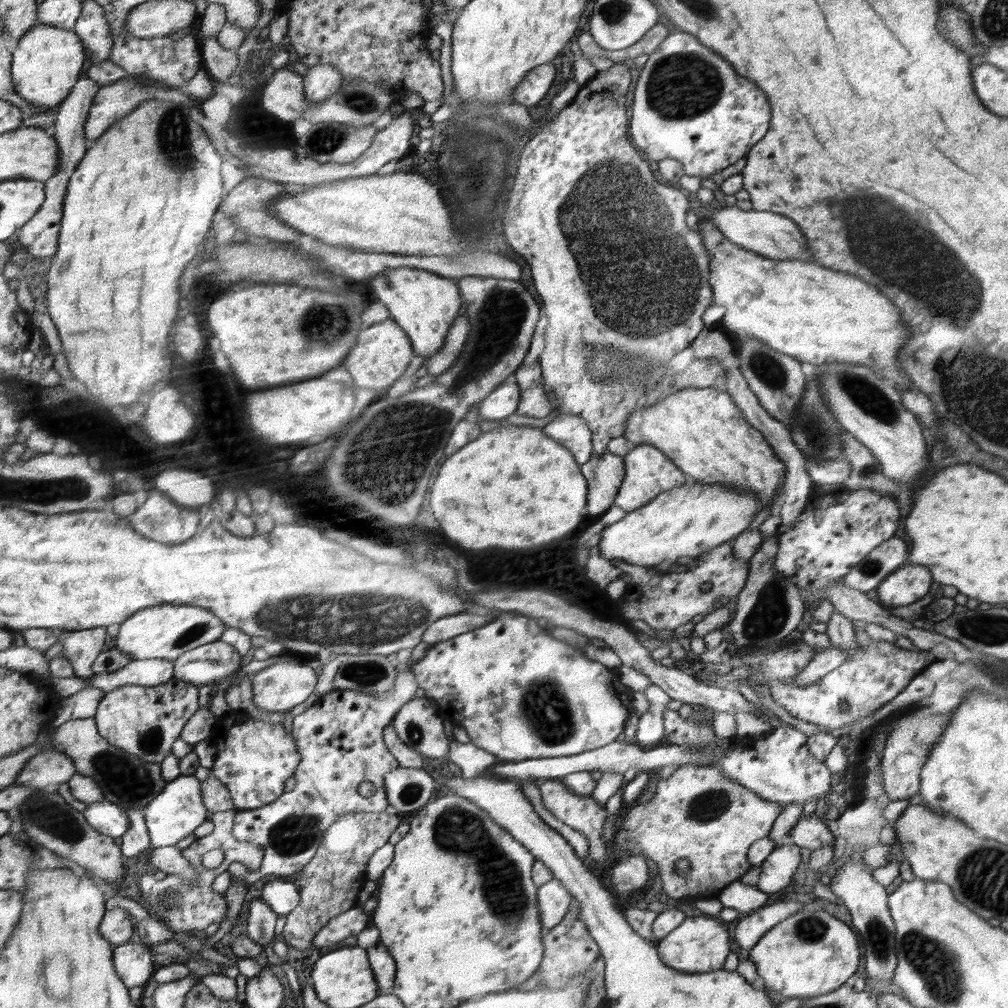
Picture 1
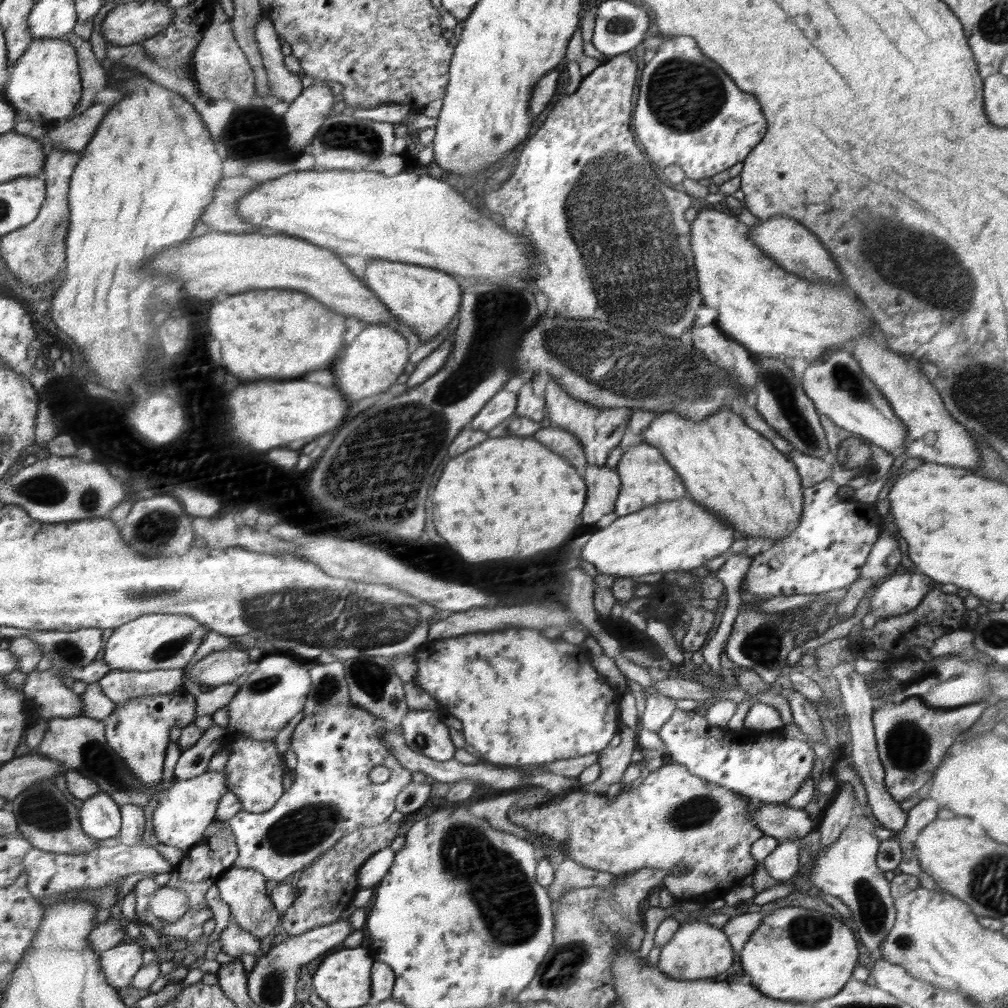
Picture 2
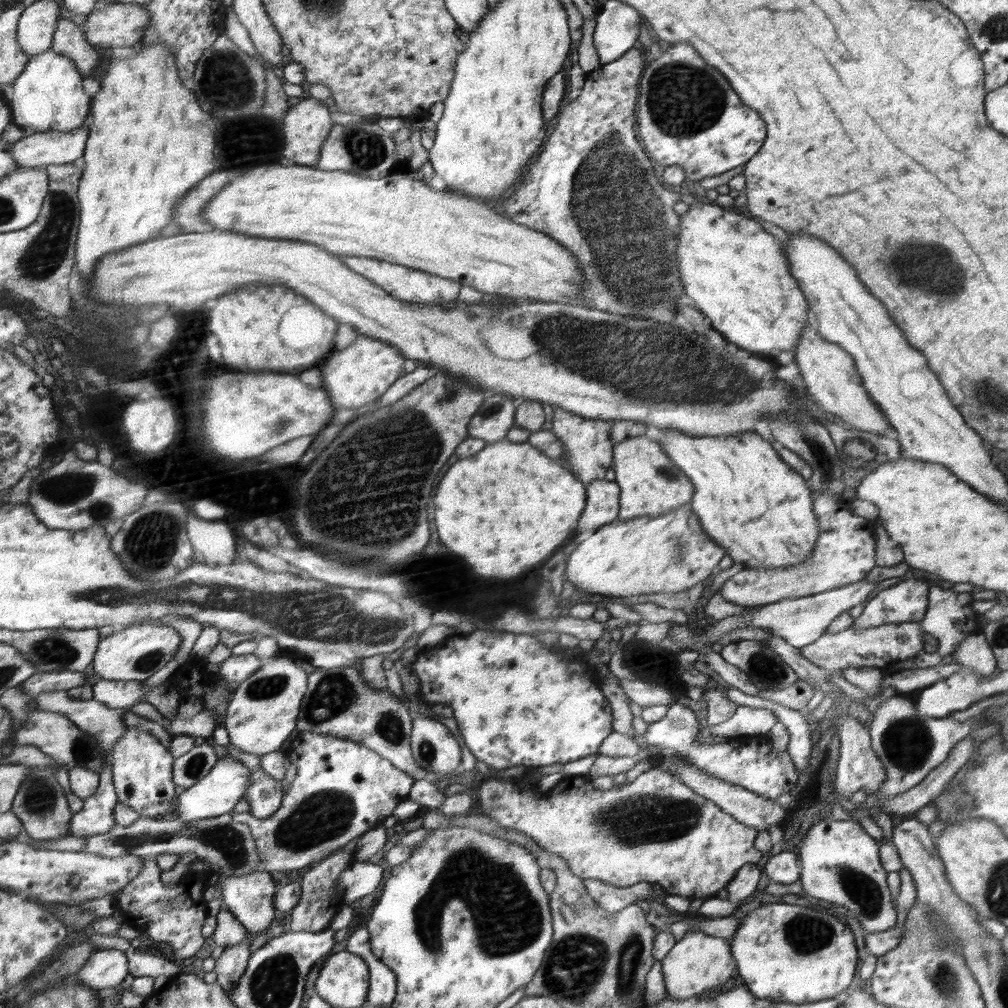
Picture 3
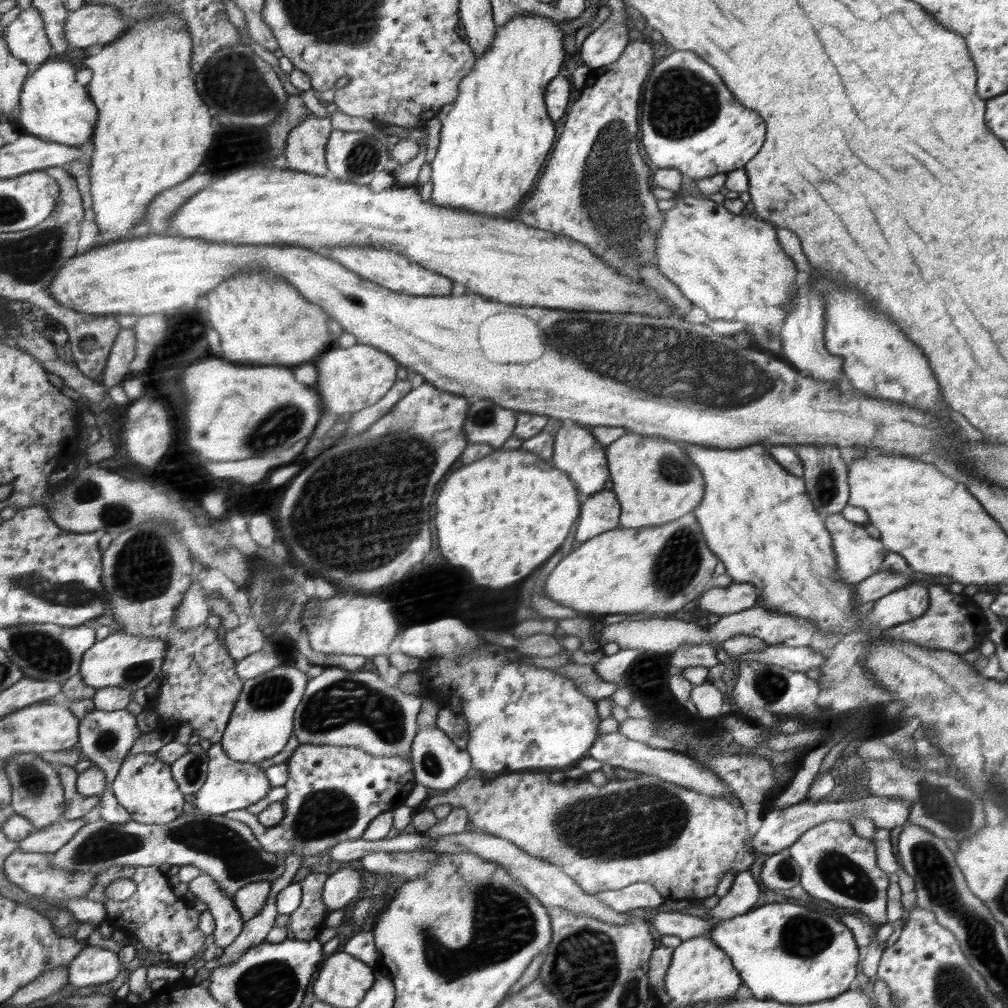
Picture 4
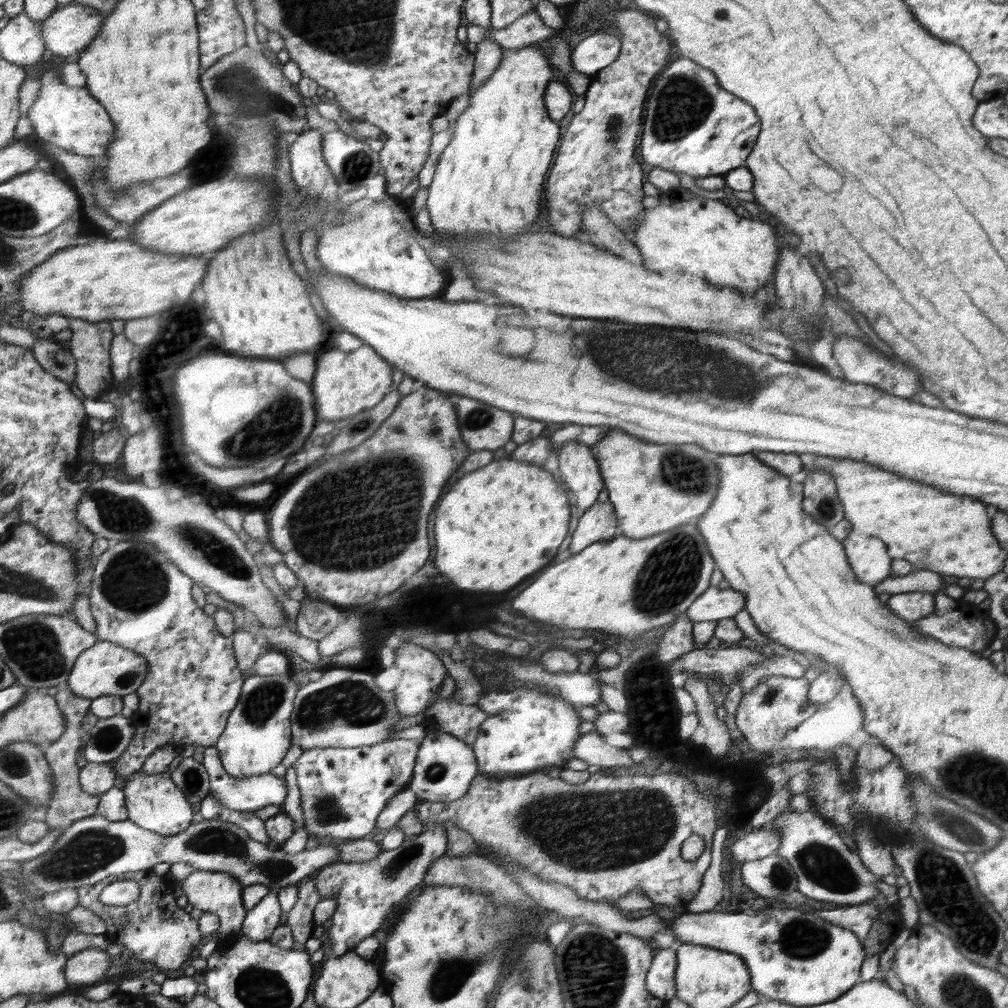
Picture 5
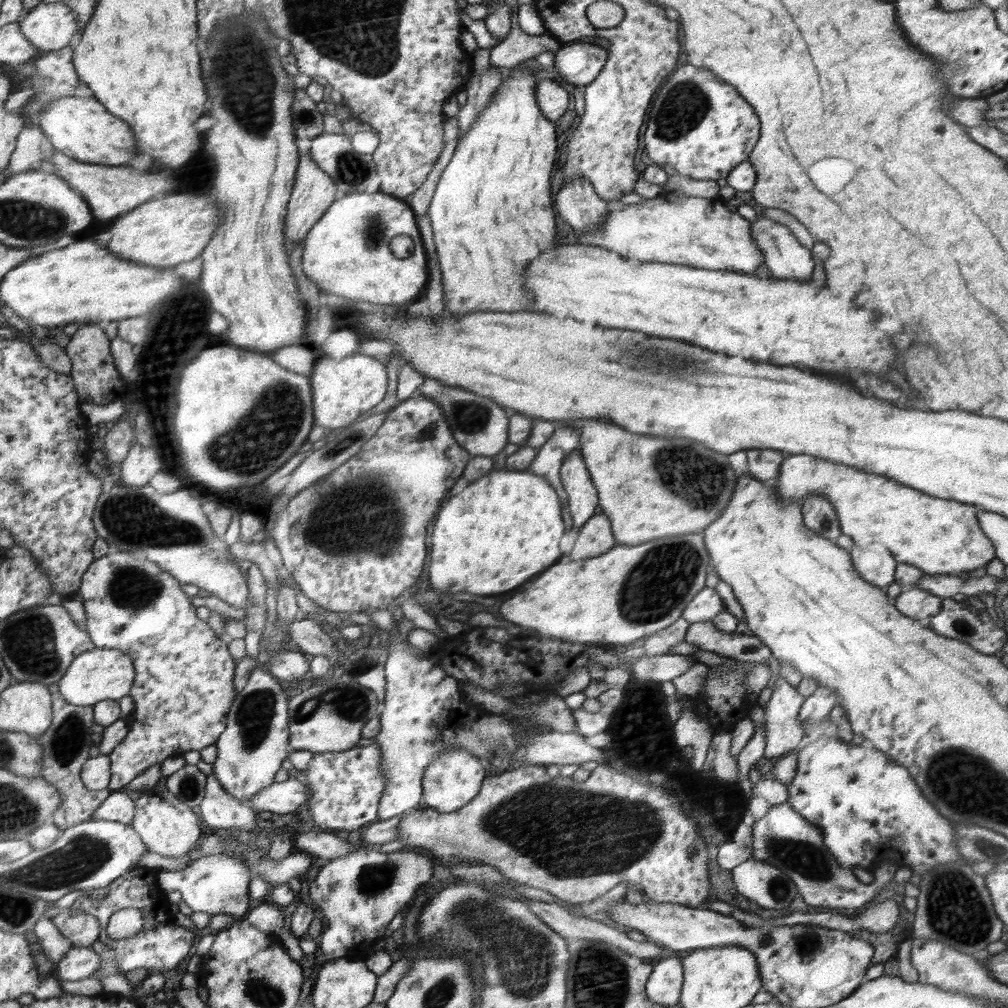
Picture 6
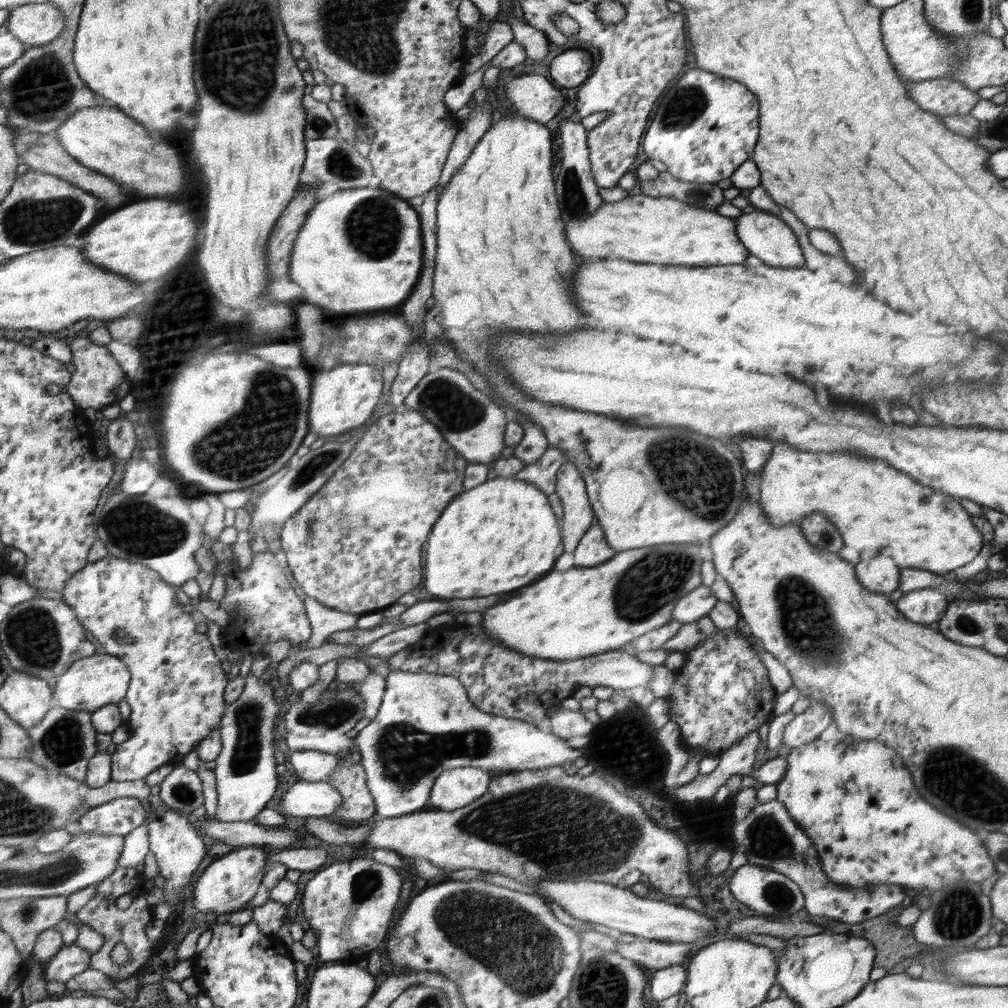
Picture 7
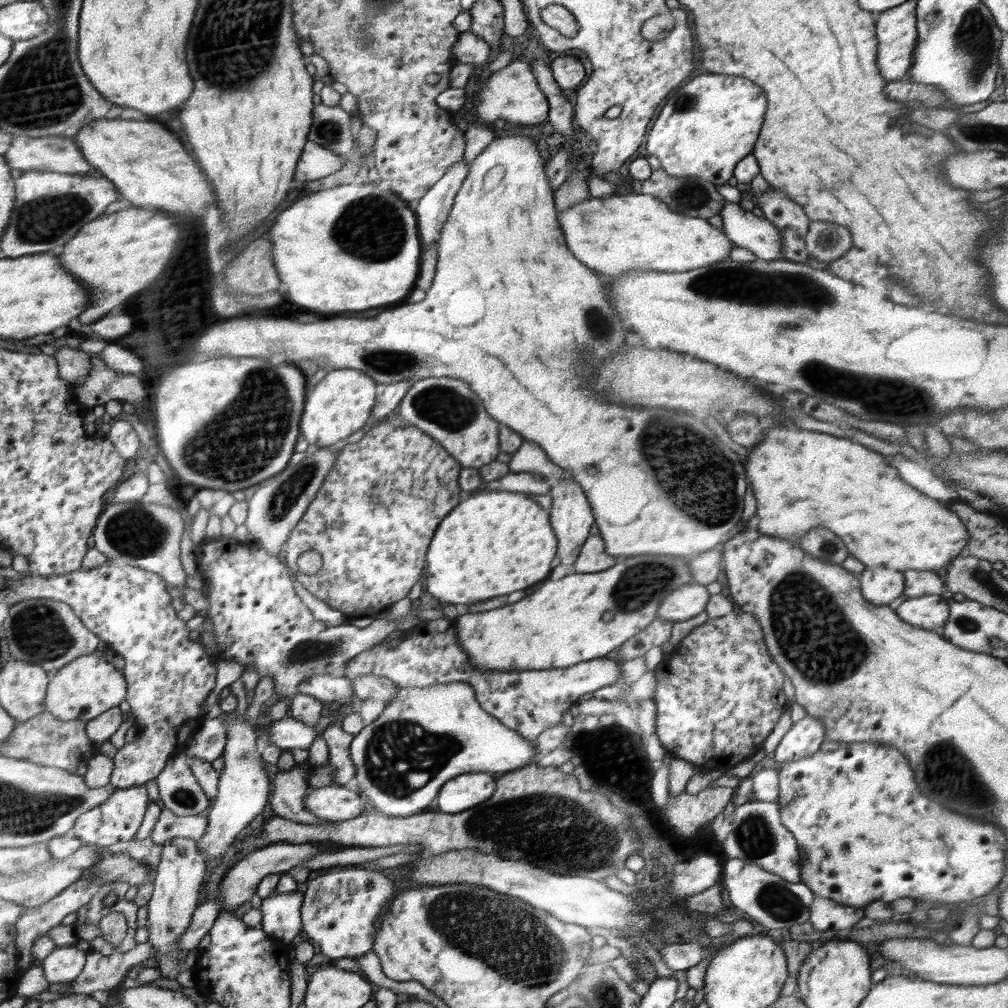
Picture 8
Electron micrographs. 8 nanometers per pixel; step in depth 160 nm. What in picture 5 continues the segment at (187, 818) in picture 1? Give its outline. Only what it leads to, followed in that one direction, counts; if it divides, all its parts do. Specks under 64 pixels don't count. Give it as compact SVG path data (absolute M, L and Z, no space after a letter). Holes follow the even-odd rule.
M215 745L206 747L203 754L203 765L209 776L209 795L216 797L224 806L232 810L253 812L272 804L283 806L286 794L288 794L285 778L277 778L270 773L252 775L252 777L232 777L223 766L222 756Z

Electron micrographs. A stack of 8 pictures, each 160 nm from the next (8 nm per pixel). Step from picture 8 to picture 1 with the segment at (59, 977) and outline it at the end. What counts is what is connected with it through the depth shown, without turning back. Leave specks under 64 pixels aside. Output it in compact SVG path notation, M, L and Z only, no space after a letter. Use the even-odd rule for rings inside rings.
M126 944L114 948L114 965L128 989L144 986L150 981L155 970L152 968L152 954L146 945L146 952L142 944Z

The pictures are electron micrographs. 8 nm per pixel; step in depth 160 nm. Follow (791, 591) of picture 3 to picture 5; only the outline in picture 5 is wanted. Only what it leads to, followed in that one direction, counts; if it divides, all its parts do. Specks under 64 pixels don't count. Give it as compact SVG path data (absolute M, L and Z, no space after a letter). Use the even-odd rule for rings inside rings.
M852 529L842 544L849 565L860 582L874 586L890 576L892 558L882 550L878 538L866 538ZM716 586L708 588L690 606L683 616L692 622L708 622L734 617L745 607L745 596L732 588L720 589Z

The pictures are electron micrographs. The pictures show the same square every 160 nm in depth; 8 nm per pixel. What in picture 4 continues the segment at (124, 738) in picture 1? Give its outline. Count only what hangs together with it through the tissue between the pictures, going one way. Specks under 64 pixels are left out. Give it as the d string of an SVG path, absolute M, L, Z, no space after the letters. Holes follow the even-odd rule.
M142 752L125 758L111 790L119 803L131 814L132 820L151 825L169 824L181 816L184 808L184 796L174 780L170 774L170 764L162 762L158 754Z

